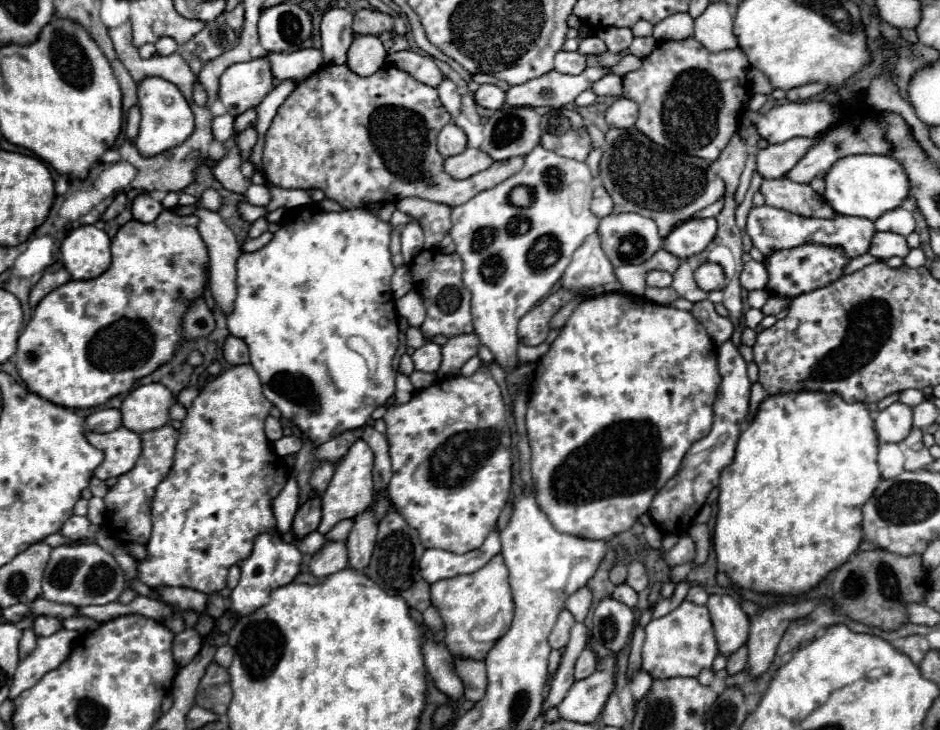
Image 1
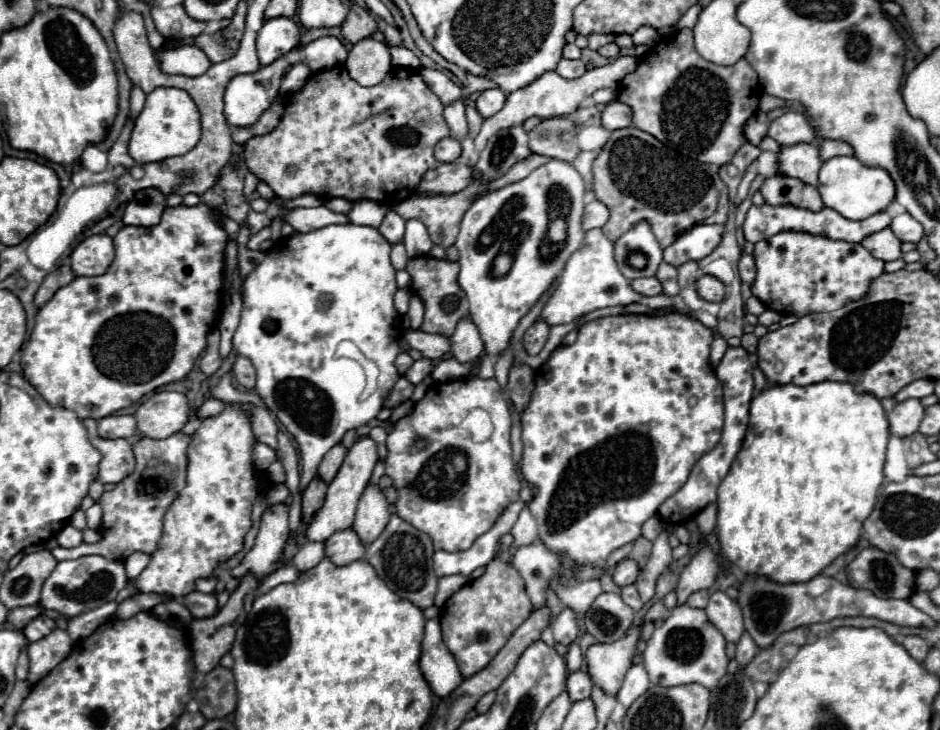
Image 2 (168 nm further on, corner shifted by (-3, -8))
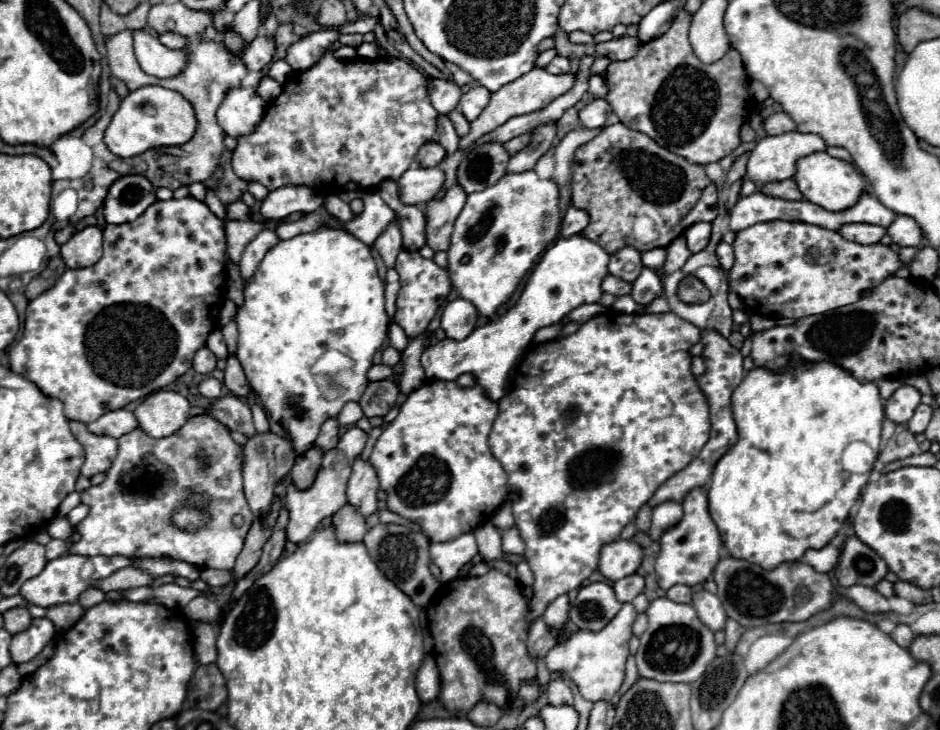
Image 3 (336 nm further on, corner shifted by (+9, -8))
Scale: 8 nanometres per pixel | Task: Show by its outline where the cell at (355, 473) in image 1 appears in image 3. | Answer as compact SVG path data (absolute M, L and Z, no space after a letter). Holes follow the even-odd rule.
M350 427L340 437L338 447L324 453L322 467L316 475L314 485L308 491L298 491L296 487L288 485L288 493L286 493L286 505L288 505L288 511L290 511L290 523L288 523L288 529L286 529L288 541L304 543L312 535L312 531L326 517L332 517L334 513L338 513L346 505L346 483L348 483L348 477L350 477L350 471L352 471L352 463L356 461L356 457L360 457L360 453L366 445L366 439L368 439L368 435L360 427Z

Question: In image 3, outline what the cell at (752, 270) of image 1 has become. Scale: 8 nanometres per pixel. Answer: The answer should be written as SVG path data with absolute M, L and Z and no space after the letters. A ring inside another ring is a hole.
M722 241L718 245L718 249L716 249L716 255L718 255L718 261L720 261L722 269L724 271L730 271L732 265L734 265L734 249L732 249L732 245L728 245L728 243Z

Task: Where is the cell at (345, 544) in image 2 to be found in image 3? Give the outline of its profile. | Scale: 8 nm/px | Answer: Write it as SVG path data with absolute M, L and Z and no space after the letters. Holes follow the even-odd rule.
M344 505L330 521L336 539L340 543L360 543L366 535L366 519L352 509L352 505Z

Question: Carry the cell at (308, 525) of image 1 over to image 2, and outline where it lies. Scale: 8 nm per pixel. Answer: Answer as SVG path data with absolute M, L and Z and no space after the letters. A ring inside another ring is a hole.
M316 475L306 487L306 491L302 493L302 521L304 523L308 523L314 517L314 513L322 507L326 489L328 489L328 483Z

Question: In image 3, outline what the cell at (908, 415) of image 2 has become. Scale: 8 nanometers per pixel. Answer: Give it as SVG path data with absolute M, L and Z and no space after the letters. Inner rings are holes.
M902 385L886 403L884 403L884 415L892 423L908 423L920 405L920 393L910 387Z

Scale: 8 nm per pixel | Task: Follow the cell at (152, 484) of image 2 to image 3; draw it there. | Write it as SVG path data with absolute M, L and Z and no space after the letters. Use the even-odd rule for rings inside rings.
M198 415L190 417L176 433L162 437L162 439L152 439L148 437L142 429L134 429L118 439L118 455L116 461L112 463L112 469L108 469L106 479L100 485L94 485L82 493L82 503L90 507L88 517L76 527L76 531L82 535L78 543L72 543L68 553L76 555L104 555L104 557L114 557L114 555L124 555L124 557L172 557L186 561L198 569L232 569L238 553L242 551L244 539L248 529L252 527L252 513L248 509L248 501L242 491L242 465L244 465L244 451L242 445L238 445L230 431L220 425L216 419L208 415ZM204 451L208 453L210 465L204 469L198 463L198 453ZM190 491L200 491L206 497L210 497L210 523L204 529L198 531L180 531L170 523L172 511L186 501L186 495ZM234 515L242 515L244 523L240 527L234 525Z

